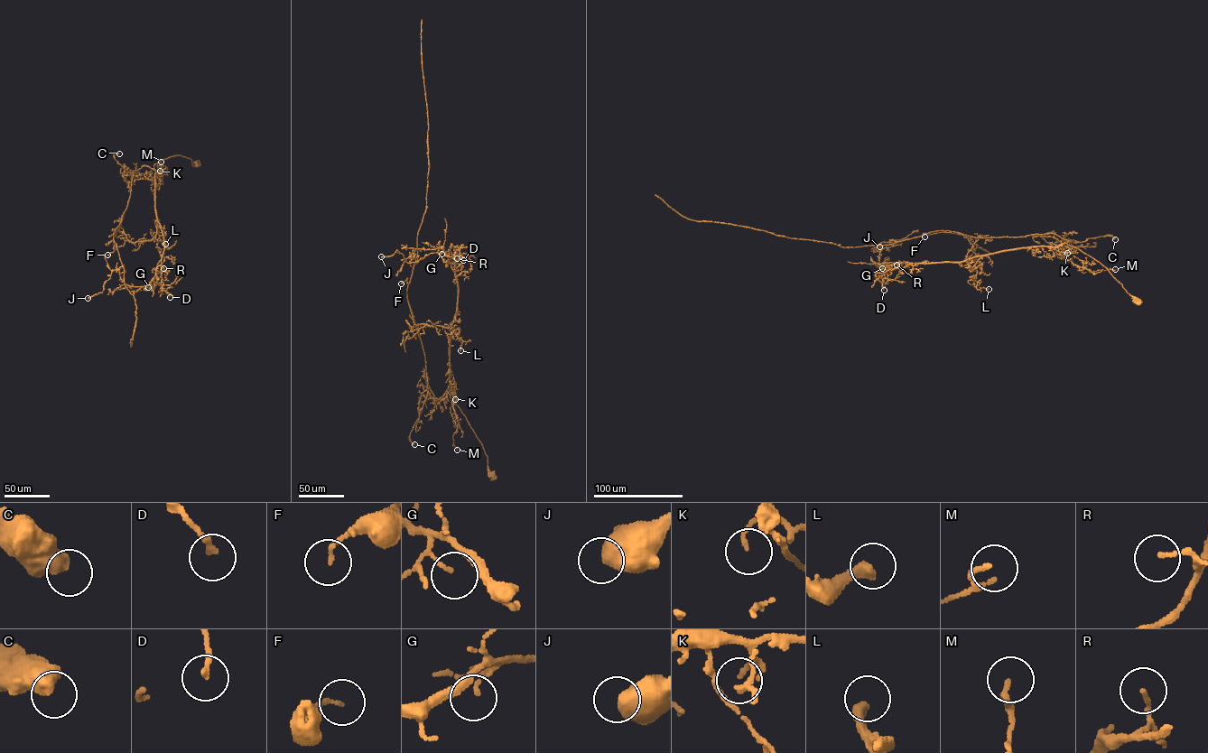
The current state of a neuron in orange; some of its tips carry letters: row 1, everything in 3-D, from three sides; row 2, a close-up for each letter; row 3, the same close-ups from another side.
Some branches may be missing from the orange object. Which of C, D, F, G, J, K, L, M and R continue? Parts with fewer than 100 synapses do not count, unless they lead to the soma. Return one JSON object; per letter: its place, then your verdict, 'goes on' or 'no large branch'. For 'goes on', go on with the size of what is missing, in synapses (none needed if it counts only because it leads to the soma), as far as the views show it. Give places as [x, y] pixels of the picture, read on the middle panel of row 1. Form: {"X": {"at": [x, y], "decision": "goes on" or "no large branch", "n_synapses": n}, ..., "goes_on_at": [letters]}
{"C": {"at": [414, 444], "decision": "no large branch"}, "D": {"at": [463, 260], "decision": "no large branch"}, "F": {"at": [401, 283], "decision": "no large branch"}, "G": {"at": [441, 254], "decision": "no large branch"}, "J": {"at": [381, 256], "decision": "no large branch"}, "K": {"at": [455, 399], "decision": "no large branch"}, "L": {"at": [460, 350], "decision": "no large branch"}, "M": {"at": [457, 450], "decision": "no large branch"}, "R": {"at": [457, 258], "decision": "no large branch"}, "goes_on_at": []}

